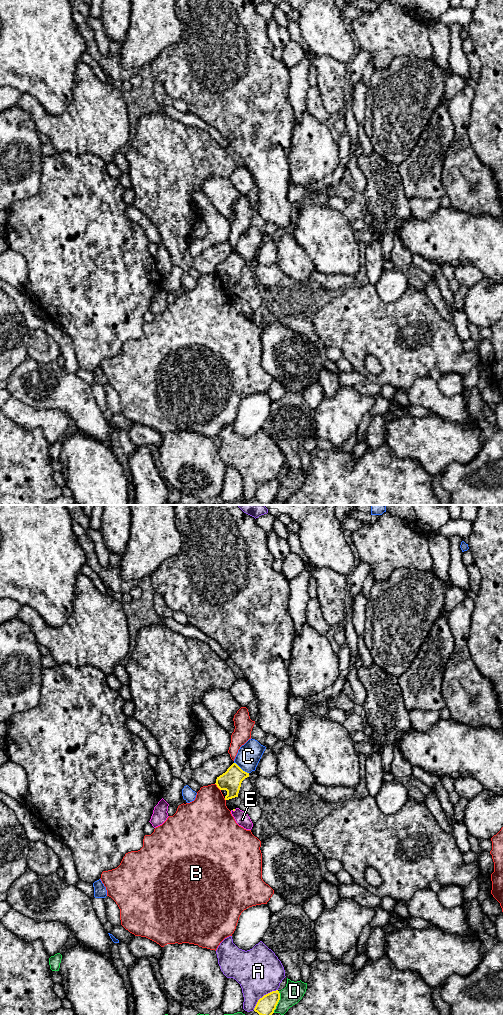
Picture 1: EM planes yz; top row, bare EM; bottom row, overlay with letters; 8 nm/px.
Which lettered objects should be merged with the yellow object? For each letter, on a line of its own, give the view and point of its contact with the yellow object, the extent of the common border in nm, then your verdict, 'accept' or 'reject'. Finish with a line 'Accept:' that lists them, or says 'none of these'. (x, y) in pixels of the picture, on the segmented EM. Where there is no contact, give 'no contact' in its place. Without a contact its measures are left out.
A: yz (264, 995) | 260 nm | reject
B: yz (217, 786) | 80 nm | reject
C: yz (240, 768) | 150 nm | reject
D: yz (278, 1001) | 180 nm | reject
E: yz (233, 810) | 30 nm | reject
Accept: none of these

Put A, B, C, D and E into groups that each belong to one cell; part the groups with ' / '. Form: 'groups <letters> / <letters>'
groups A / B / C / D / E

